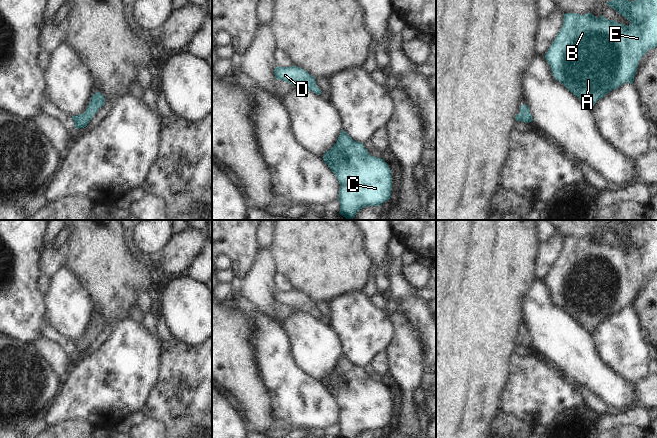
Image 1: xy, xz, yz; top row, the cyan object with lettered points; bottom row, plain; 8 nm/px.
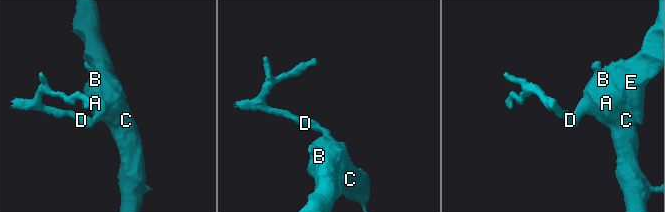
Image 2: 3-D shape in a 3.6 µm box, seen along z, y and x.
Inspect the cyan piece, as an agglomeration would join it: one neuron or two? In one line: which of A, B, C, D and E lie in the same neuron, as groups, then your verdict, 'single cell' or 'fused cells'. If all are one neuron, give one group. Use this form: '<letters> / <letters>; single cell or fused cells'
A B C D E; single cell

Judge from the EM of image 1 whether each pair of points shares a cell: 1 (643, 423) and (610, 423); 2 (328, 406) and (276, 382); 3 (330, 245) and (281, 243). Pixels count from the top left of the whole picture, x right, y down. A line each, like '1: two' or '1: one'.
1: one
2: one
3: one

